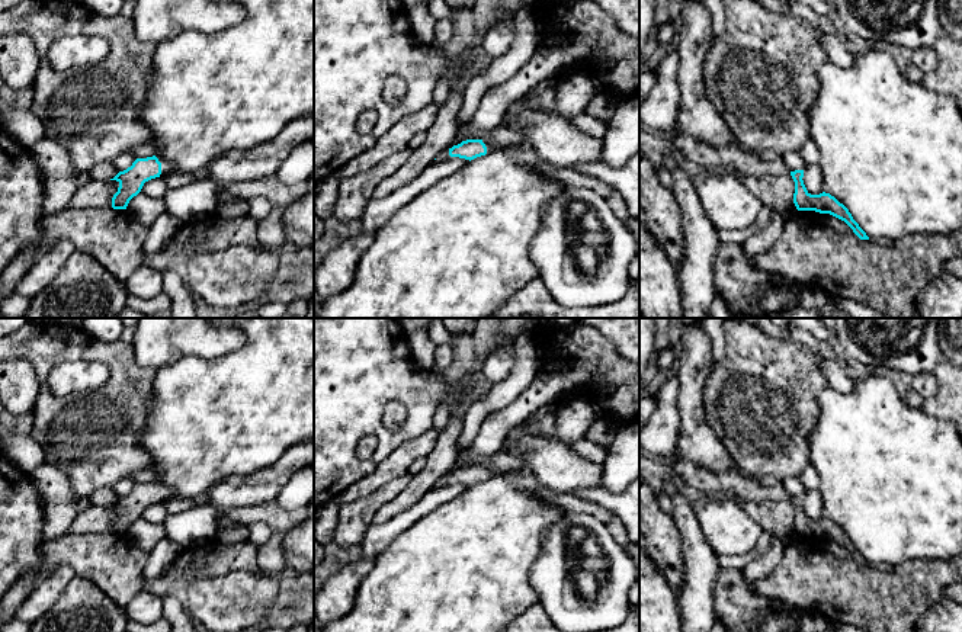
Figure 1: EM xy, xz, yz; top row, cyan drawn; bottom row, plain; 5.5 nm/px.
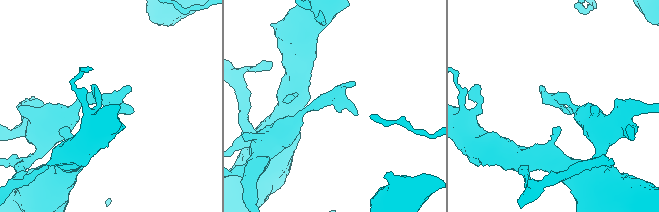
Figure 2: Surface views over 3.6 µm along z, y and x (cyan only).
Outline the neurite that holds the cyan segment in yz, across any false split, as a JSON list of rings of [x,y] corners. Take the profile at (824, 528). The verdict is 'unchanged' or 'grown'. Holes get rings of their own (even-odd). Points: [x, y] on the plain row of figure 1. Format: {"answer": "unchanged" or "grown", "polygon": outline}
{"answer": "unchanged", "polygon": [[[804,495],[791,497],[791,501],[795,507],[793,529],[798,536],[815,536],[820,539],[830,539],[844,546],[860,565],[869,565],[866,558],[853,545],[849,535],[843,529],[840,529],[834,522],[825,517],[820,520],[811,520],[807,516],[804,506],[802,506]]]}

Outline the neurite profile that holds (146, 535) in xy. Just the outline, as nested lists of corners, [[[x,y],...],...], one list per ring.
[[[138,519],[129,526],[126,536],[137,546],[151,552],[155,545],[166,538],[166,529],[164,524],[150,523]]]

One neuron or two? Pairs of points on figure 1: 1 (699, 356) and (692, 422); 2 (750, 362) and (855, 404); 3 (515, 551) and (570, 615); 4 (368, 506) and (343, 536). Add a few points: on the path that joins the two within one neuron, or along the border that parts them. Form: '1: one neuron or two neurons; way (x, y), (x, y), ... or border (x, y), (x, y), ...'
1: one neuron; way (693, 372), (692, 406)
2: two neurons; border (827, 385), (818, 394), (820, 417), (814, 424)
3: two neurons; border (542, 536), (542, 551), (529, 574), (536, 602)
4: one neuron; way (361, 513), (353, 520), (350, 529)

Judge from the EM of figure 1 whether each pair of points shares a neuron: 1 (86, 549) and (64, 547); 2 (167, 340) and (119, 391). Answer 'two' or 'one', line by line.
1: one
2: two

